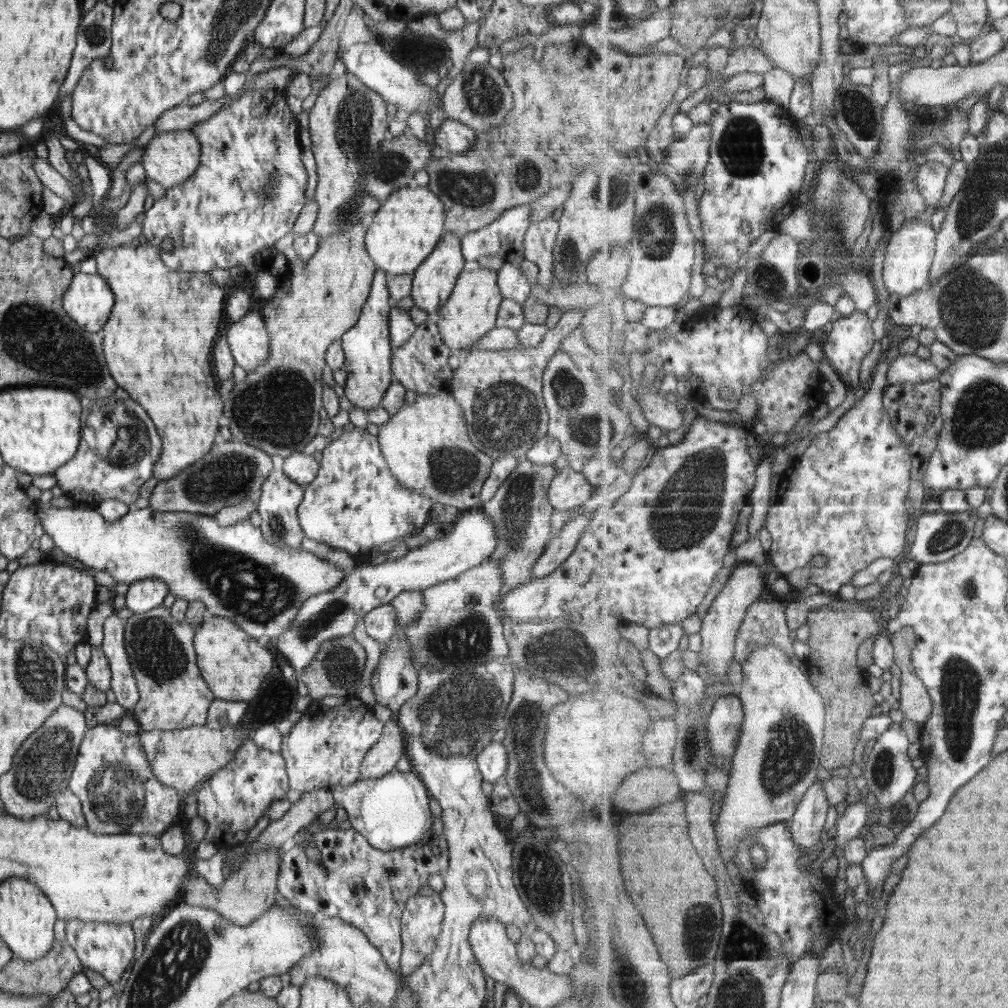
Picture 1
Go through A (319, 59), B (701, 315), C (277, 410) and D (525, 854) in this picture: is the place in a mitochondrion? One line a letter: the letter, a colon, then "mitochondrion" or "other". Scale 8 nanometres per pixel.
A: other
B: other
C: mitochondrion
D: mitochondrion

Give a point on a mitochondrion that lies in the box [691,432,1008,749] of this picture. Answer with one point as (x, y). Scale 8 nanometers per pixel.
(950, 535)

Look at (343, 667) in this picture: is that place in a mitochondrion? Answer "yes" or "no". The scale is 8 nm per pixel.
yes

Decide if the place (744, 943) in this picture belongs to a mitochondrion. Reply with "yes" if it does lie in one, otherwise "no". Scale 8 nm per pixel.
yes

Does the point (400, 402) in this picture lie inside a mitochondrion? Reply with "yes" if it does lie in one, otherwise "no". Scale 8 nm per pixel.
no

